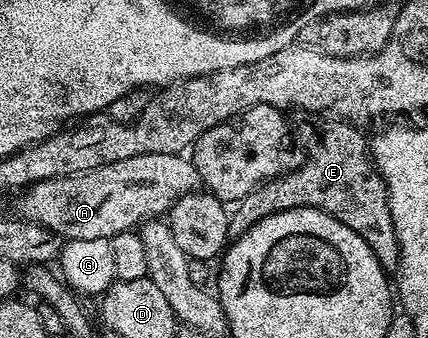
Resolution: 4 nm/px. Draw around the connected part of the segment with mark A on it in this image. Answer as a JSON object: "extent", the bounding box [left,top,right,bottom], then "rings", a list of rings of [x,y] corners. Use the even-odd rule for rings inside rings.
{"extent":[19,154,201,241],"rings":[[[138,154],[134,158],[122,158],[122,162],[110,162],[104,164],[101,168],[95,168],[89,172],[79,172],[76,176],[63,176],[62,178],[50,178],[49,180],[40,180],[37,184],[29,184],[27,188],[19,193],[20,212],[19,215],[30,222],[38,222],[50,230],[54,230],[56,235],[65,241],[81,240],[82,238],[102,238],[111,240],[119,232],[131,232],[137,226],[144,223],[145,220],[163,217],[178,200],[181,200],[186,194],[197,191],[201,187],[200,175],[196,167],[192,165],[191,159],[184,154]]]}

